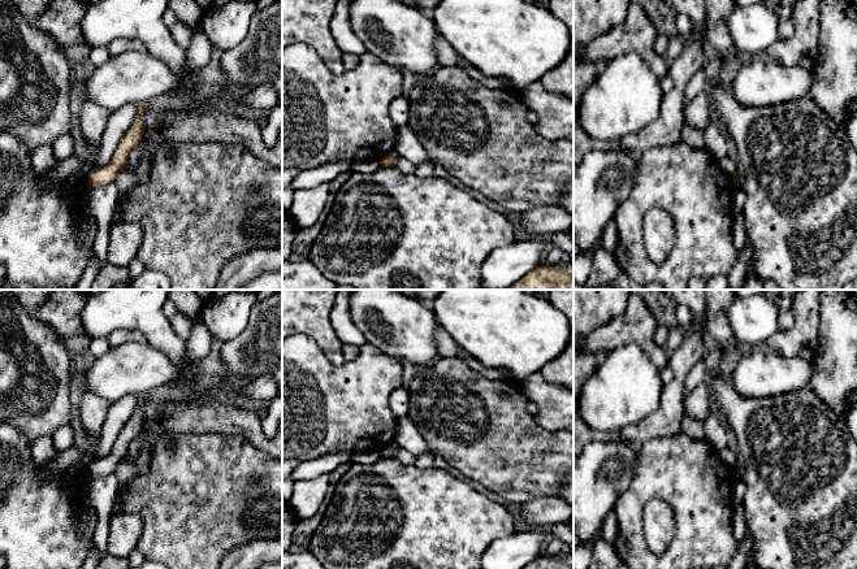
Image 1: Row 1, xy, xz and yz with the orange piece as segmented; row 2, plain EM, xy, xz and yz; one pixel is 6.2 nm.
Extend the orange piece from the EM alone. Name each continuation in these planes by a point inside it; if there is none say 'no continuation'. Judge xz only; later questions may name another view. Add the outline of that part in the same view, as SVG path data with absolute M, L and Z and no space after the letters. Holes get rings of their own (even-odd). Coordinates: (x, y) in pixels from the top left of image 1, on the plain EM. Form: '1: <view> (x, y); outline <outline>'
no continuation

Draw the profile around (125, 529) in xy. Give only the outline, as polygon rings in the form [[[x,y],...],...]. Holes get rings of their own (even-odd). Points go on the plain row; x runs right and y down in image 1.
[[[133,513],[112,514],[107,551],[118,557],[127,557],[135,548],[143,531],[143,521]]]

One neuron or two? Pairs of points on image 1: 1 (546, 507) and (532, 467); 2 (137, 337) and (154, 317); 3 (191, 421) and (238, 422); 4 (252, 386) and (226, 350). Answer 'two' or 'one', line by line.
1: two
2: two
3: one
4: two

